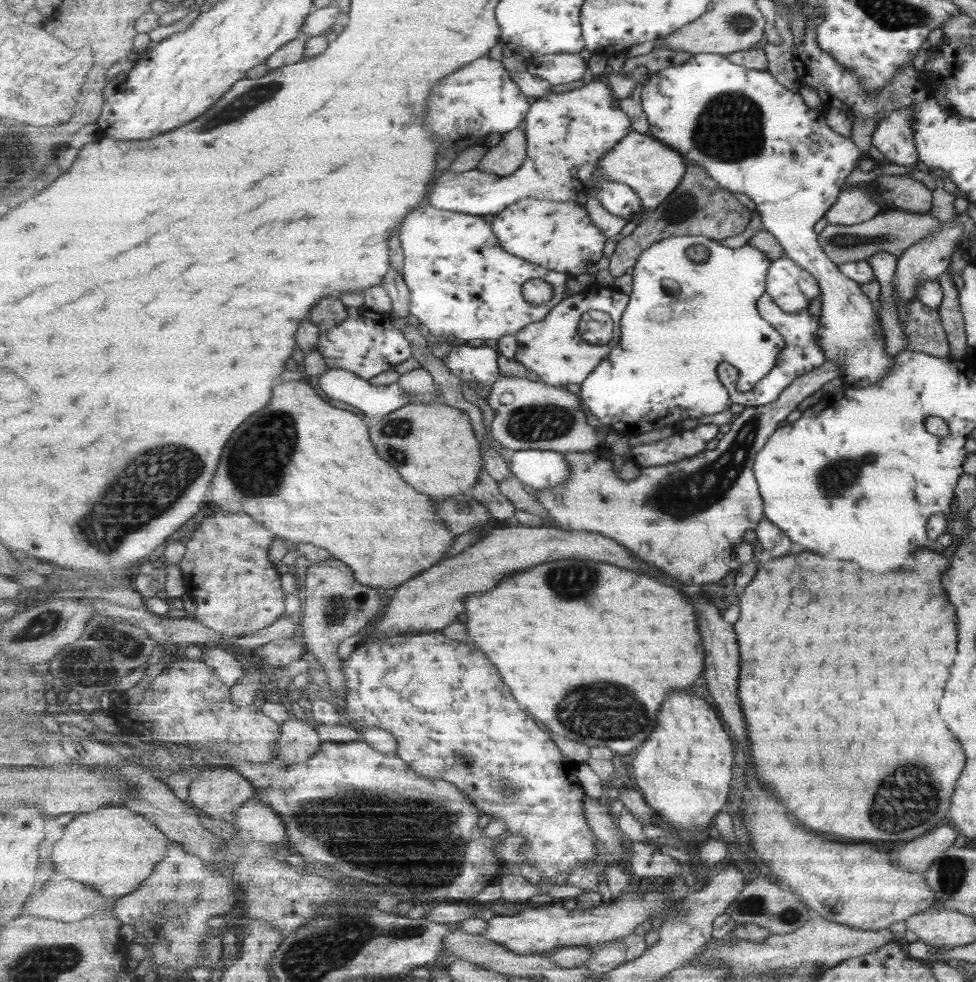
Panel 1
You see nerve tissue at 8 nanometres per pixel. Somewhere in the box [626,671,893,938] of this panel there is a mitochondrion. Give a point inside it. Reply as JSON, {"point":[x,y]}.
{"point":[756,907]}

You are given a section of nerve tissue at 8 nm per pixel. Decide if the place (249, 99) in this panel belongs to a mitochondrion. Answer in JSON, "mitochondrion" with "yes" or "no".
{"mitochondrion":"yes"}

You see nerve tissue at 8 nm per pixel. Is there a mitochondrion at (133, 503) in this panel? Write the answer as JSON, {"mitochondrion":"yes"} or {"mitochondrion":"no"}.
{"mitochondrion":"yes"}

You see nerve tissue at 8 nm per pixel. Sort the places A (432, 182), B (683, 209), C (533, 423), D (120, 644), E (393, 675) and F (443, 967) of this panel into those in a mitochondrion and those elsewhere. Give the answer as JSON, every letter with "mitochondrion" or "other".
{"A":"other","B":"mitochondrion","C":"mitochondrion","D":"mitochondrion","E":"other","F":"other"}

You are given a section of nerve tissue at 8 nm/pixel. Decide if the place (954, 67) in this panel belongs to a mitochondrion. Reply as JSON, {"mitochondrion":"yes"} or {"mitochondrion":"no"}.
{"mitochondrion":"no"}

